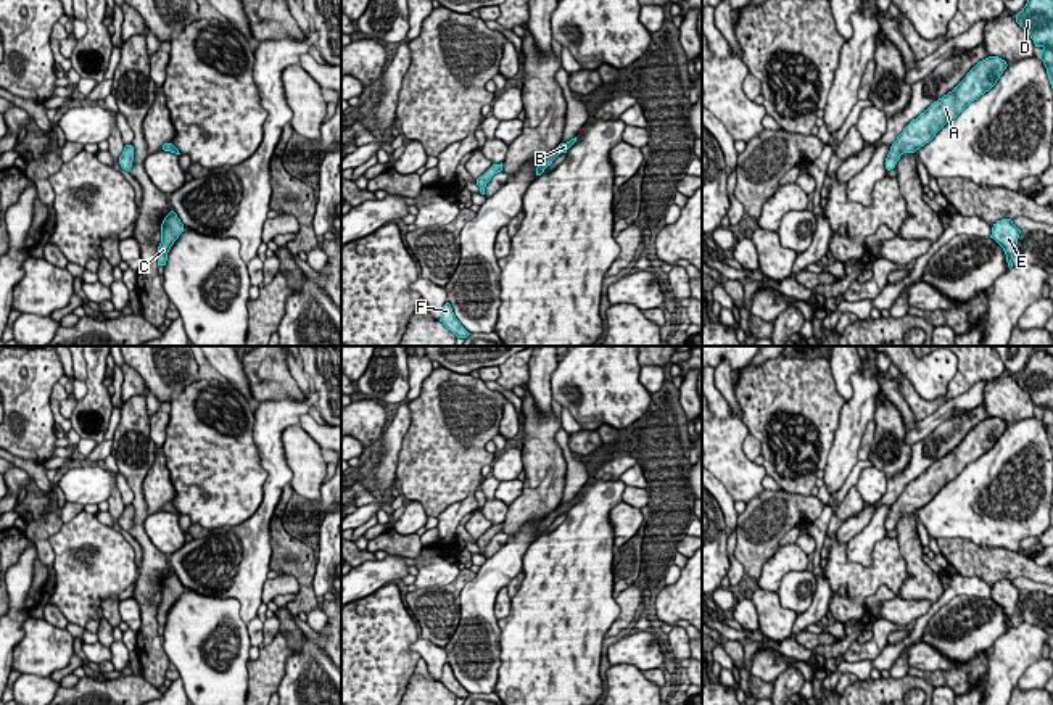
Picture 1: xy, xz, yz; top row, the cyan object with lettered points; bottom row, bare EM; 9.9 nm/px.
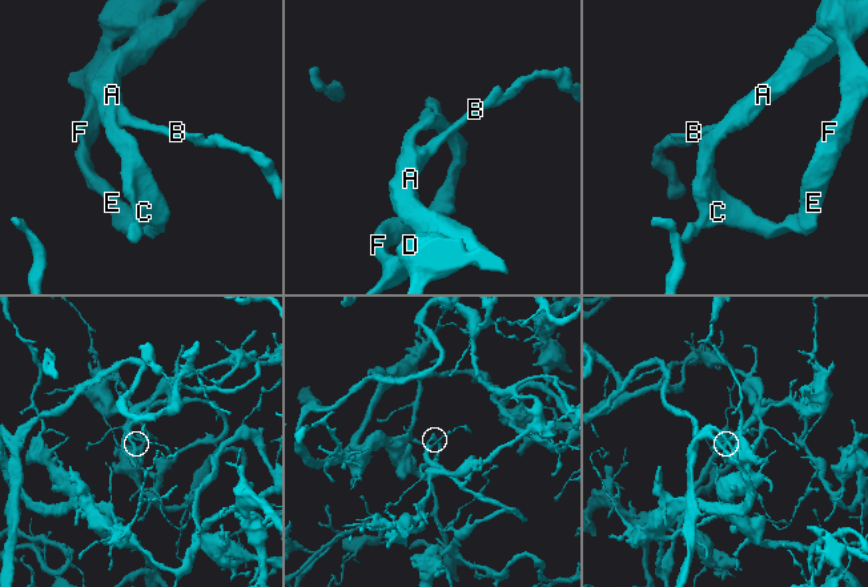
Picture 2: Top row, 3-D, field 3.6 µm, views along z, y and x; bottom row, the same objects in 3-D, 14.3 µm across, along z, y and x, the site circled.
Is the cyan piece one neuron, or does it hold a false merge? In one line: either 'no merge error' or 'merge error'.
no merge error

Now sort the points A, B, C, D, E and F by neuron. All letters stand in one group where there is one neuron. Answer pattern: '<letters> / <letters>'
A B C D E F

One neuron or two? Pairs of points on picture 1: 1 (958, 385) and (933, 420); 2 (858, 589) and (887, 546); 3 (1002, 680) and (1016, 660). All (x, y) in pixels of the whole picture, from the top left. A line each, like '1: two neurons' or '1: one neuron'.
1: two neurons
2: one neuron
3: one neuron

